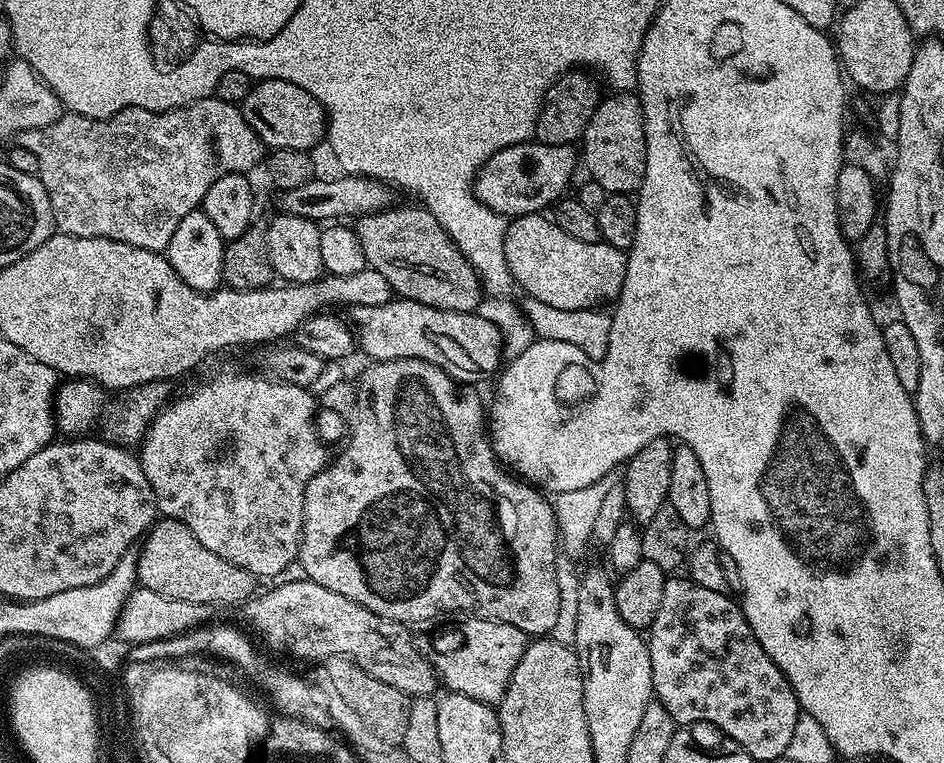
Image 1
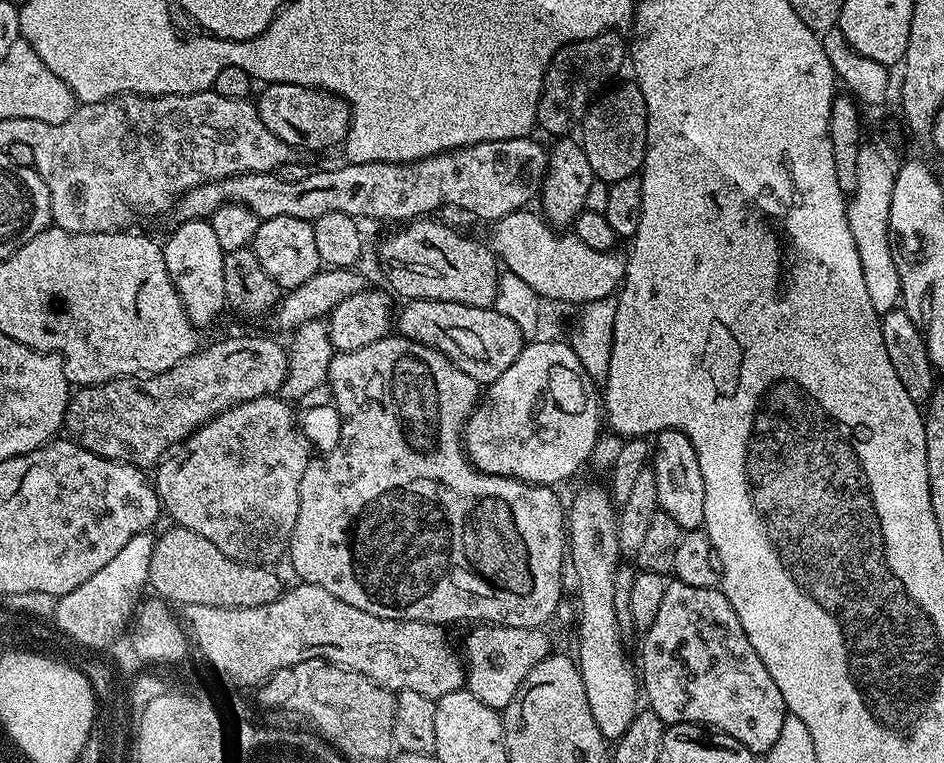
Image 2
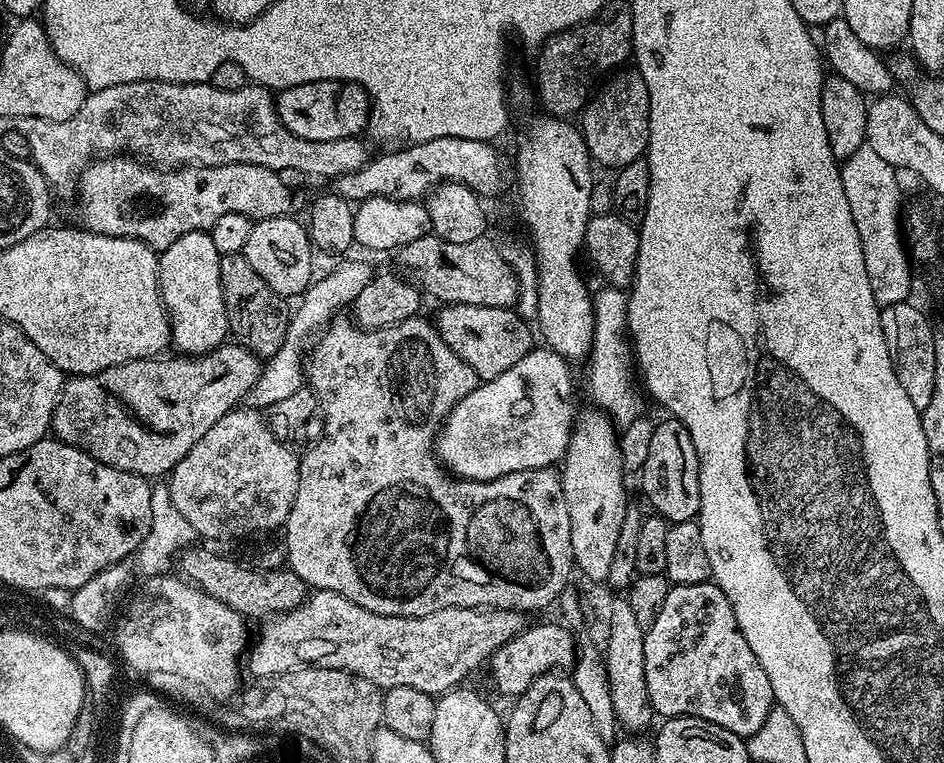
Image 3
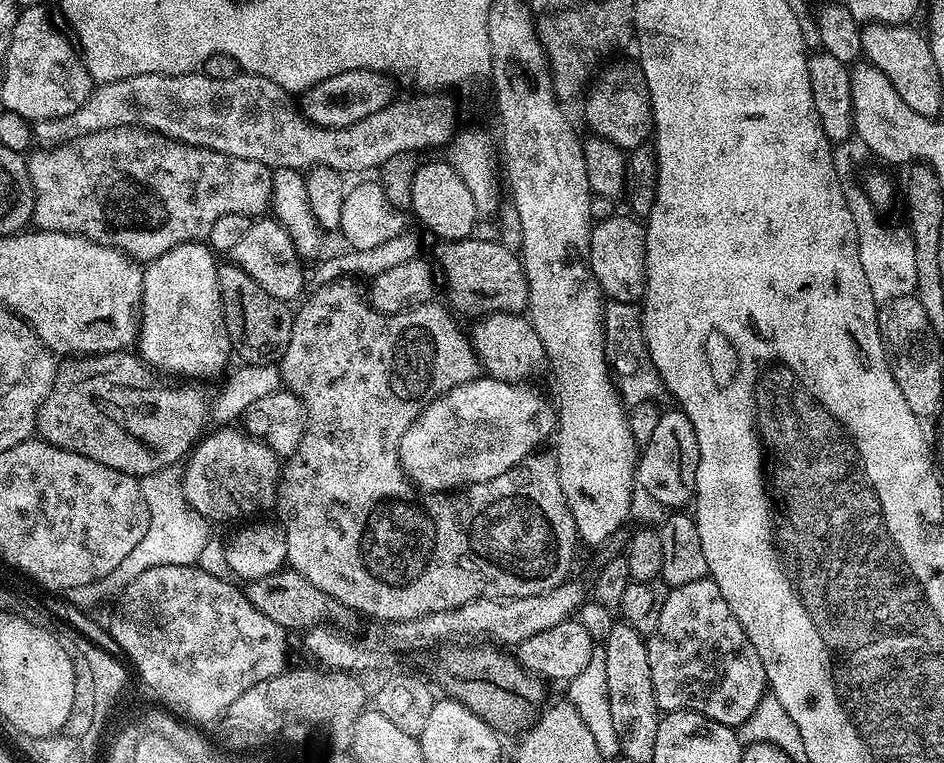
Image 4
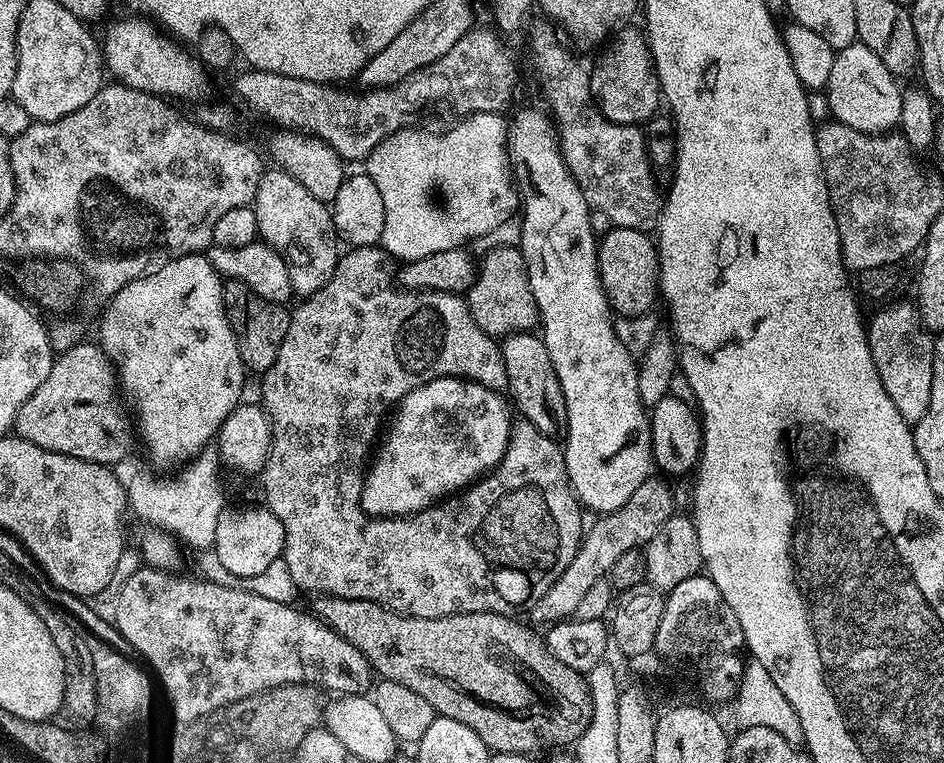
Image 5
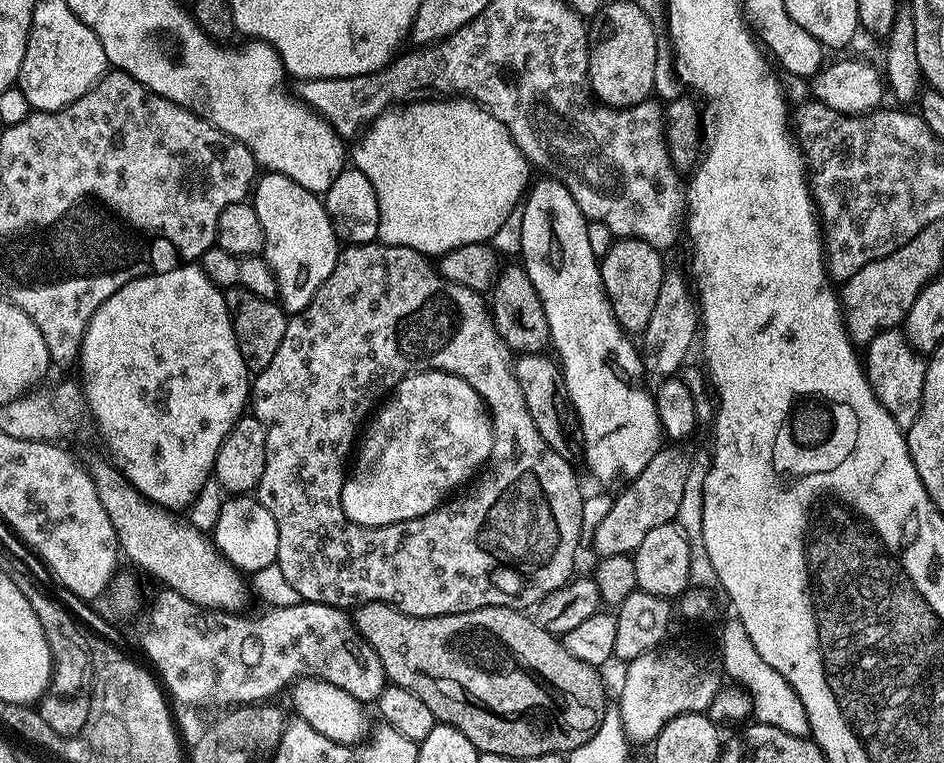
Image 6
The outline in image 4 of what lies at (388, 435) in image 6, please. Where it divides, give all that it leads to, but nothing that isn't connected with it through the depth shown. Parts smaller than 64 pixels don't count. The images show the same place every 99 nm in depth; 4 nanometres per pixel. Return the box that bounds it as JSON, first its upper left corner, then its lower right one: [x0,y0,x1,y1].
[400,374,554,494]

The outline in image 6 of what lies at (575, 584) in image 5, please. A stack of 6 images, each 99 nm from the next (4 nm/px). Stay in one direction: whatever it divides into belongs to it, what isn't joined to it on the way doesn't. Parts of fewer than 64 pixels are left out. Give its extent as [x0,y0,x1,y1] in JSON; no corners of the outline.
[591,447,688,558]

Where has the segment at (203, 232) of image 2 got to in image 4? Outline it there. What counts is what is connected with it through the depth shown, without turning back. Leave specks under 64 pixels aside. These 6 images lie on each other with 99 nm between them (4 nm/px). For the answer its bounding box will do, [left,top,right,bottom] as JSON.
[138,242,233,380]

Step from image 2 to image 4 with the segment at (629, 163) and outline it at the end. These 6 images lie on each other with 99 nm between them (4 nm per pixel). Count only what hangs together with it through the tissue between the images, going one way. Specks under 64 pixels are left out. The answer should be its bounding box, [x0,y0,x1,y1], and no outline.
[583,59,653,150]

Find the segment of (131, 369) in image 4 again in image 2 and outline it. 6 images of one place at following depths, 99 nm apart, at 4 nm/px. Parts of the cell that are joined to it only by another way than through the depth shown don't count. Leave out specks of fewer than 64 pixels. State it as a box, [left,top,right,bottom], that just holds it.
[64,336,288,470]

